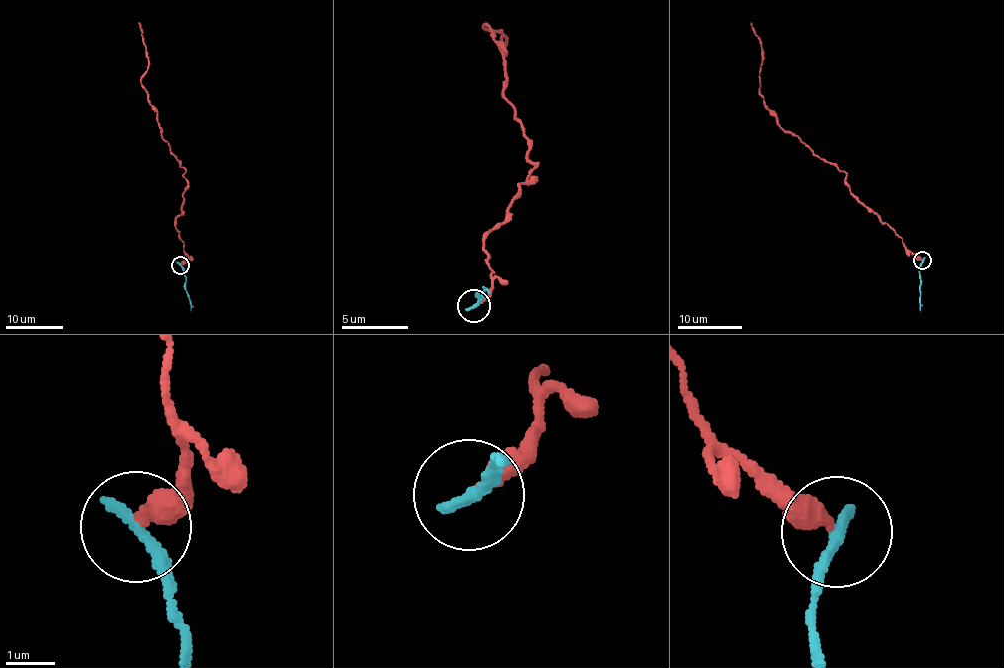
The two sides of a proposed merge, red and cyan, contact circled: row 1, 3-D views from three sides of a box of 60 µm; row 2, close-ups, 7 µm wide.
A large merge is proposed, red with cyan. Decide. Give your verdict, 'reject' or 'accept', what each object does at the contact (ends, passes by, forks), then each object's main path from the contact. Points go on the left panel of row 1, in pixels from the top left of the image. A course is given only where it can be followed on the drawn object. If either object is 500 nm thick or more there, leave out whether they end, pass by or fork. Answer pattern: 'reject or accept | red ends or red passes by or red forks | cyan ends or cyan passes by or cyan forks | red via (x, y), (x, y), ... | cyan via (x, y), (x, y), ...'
reject | red ends | cyan ends | red via (180, 264), (186, 255), (175, 221), (188, 181), (162, 138), (157, 110), (141, 84), (149, 57), (138, 23) | cyan via (180, 264), (190, 311)

